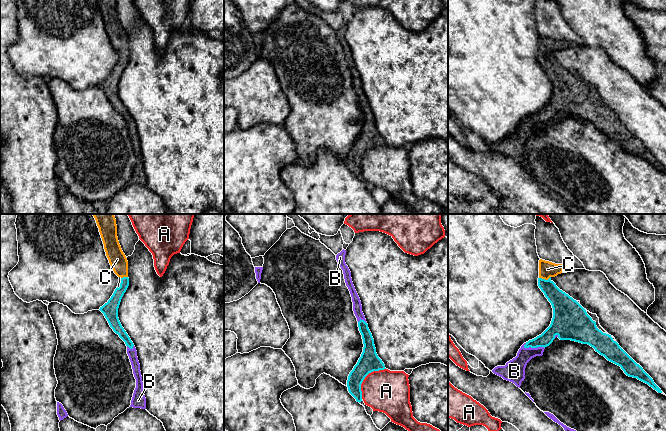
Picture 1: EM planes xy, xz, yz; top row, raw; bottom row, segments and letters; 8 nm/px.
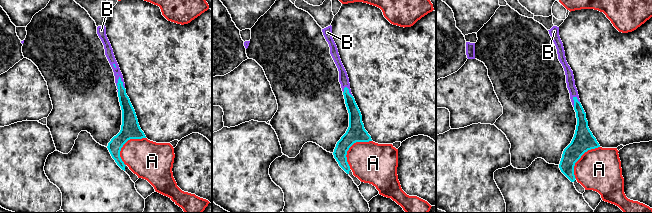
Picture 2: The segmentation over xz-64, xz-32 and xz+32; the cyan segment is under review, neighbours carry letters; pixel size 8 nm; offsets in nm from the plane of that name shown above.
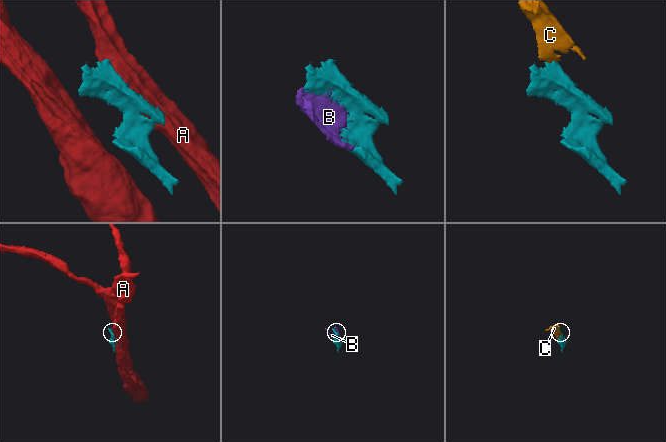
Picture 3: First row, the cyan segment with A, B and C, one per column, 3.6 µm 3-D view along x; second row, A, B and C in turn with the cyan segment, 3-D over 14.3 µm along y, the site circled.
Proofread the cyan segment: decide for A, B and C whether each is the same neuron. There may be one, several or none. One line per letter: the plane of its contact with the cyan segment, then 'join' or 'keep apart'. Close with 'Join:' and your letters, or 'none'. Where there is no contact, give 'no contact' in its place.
A: contact in xz; keep apart
B: contact in yz; join
C: contact in yz; join
Join: B, C

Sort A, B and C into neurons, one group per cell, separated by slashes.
A / B C

